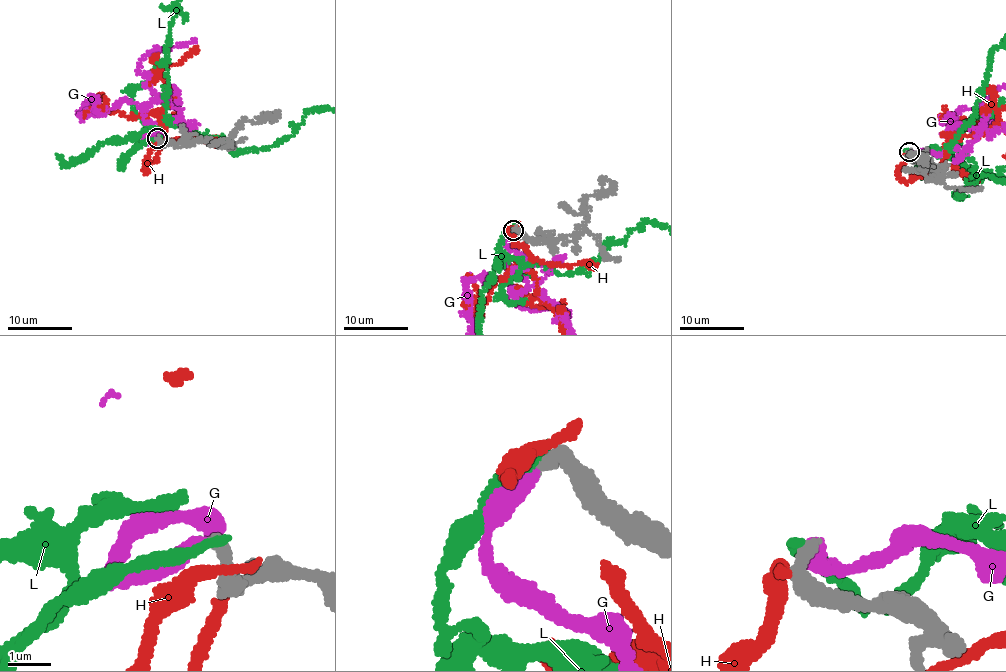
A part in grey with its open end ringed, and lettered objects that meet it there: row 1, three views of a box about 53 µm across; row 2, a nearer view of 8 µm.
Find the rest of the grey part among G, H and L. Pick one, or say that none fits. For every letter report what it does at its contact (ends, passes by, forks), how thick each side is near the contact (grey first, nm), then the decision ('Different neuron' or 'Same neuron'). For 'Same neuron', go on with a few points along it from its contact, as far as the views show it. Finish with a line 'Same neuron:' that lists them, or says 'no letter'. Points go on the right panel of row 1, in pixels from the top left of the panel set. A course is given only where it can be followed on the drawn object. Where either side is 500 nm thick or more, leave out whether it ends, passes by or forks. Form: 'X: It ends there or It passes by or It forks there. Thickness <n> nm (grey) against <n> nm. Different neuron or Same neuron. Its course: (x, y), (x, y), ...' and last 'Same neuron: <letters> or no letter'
G: It ends there. Thickness 320 nm (grey) against 340 nm. Same neuron
H: Thickness 500 nm (grey) against 360 nm. Different neuron
L: It ends there. Thickness 360 nm (grey) against 280 nm. Different neuron
Same neuron: G

